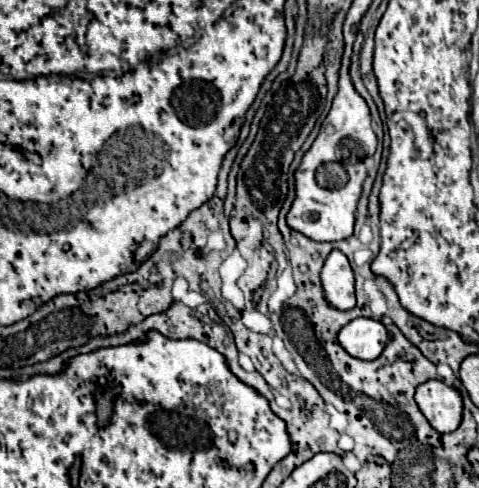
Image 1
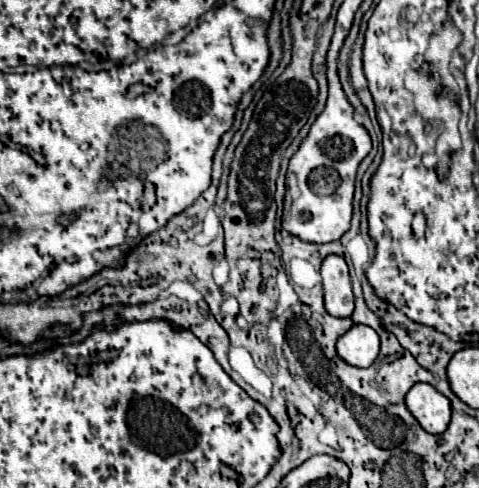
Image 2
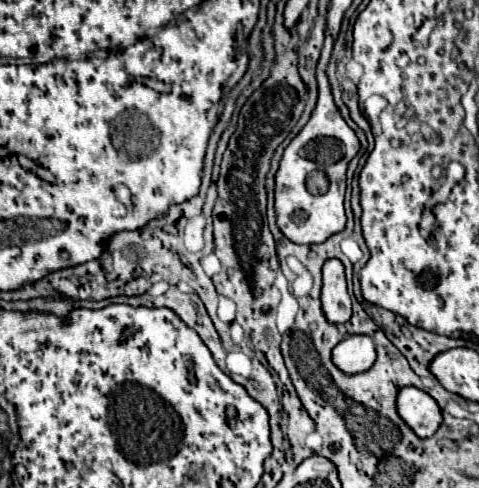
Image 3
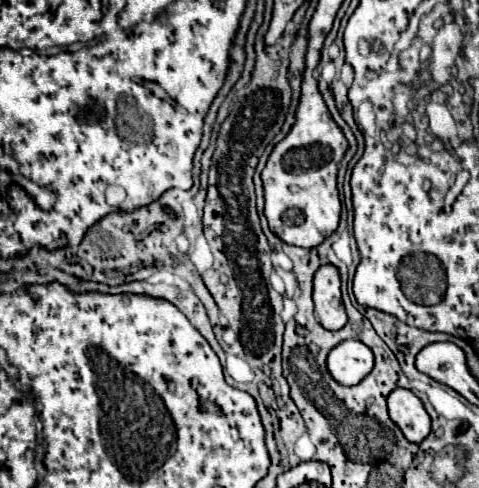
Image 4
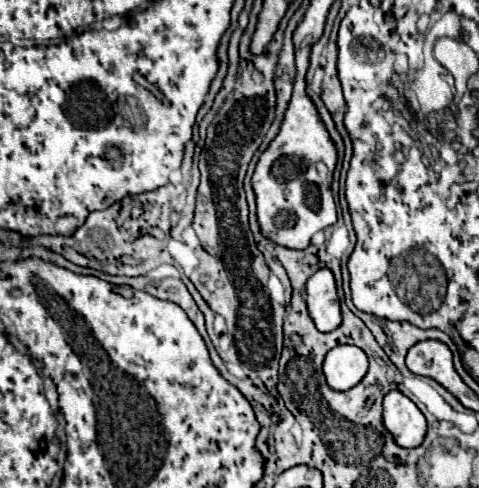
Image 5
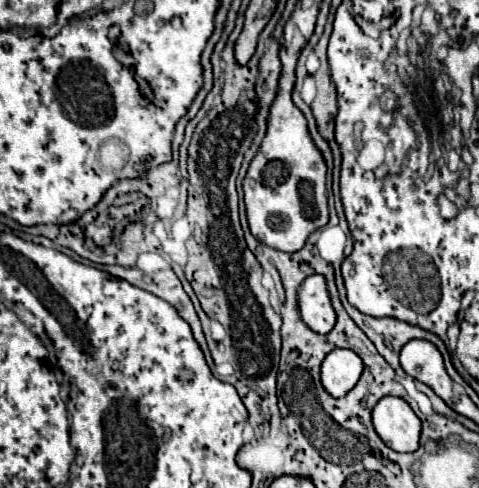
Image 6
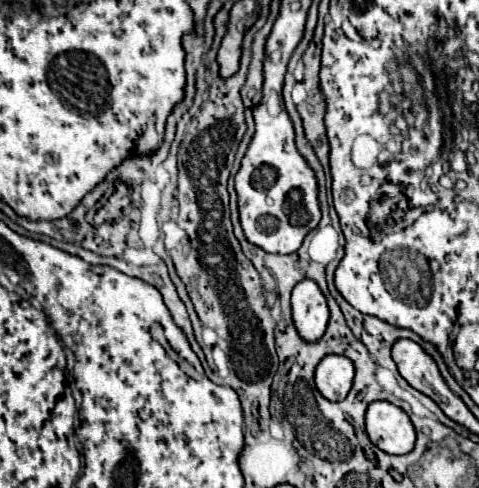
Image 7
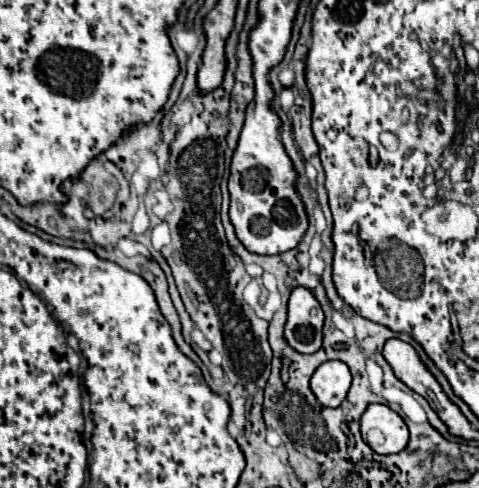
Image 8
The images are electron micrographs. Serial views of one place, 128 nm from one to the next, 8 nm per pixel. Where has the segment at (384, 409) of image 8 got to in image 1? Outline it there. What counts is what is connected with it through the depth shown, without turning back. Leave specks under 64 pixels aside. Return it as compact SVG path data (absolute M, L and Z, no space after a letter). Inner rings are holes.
M428 380L416 388L414 400L430 426L444 434L454 432L462 420L460 392L442 380Z

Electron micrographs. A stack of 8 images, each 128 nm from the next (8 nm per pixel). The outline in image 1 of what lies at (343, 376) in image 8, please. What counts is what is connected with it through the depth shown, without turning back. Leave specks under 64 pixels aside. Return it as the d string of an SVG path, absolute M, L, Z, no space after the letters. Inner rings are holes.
M356 318L338 332L338 342L354 358L376 360L388 342L388 332L378 320Z

